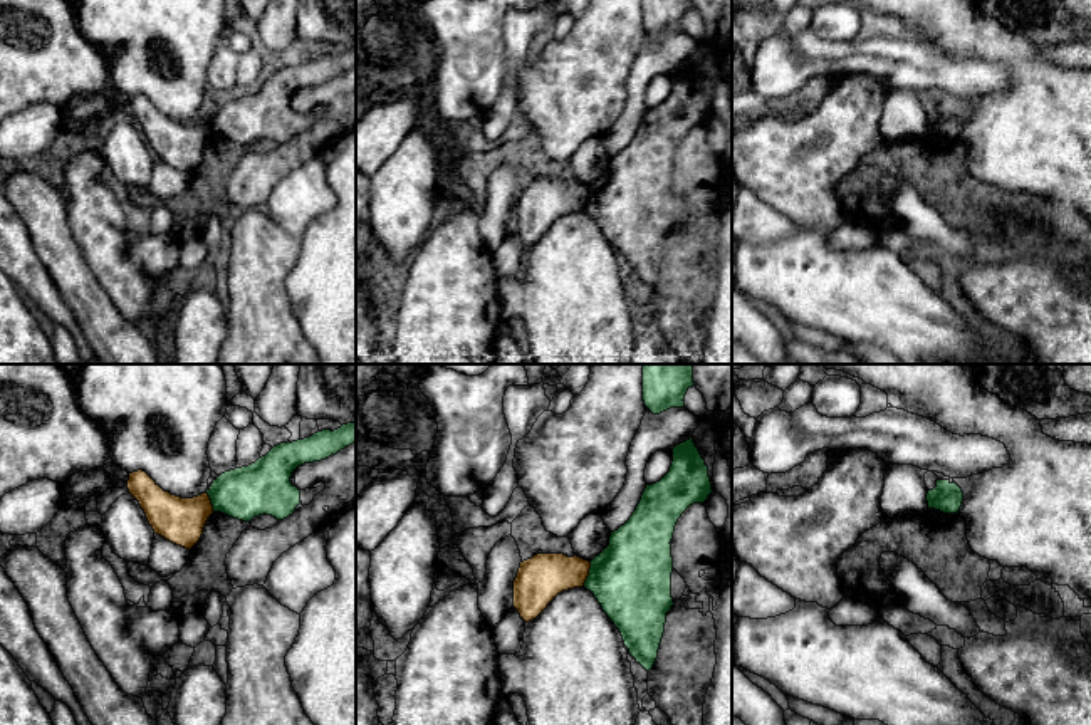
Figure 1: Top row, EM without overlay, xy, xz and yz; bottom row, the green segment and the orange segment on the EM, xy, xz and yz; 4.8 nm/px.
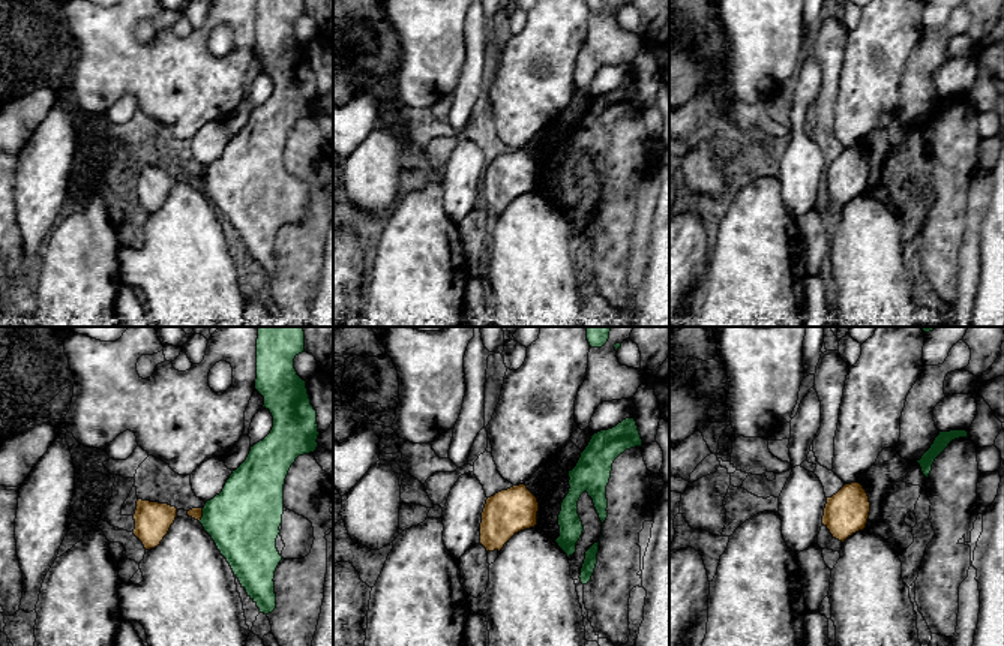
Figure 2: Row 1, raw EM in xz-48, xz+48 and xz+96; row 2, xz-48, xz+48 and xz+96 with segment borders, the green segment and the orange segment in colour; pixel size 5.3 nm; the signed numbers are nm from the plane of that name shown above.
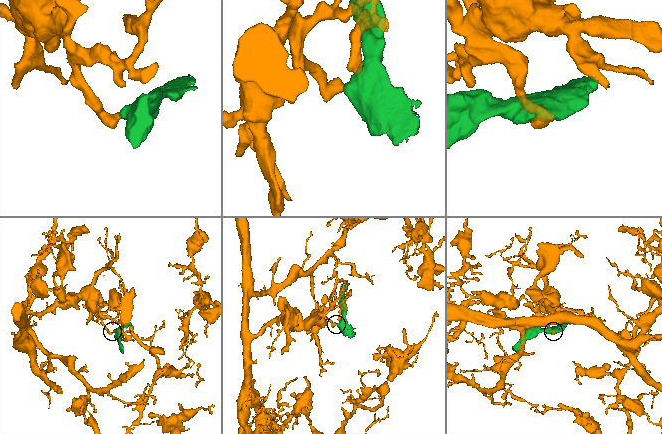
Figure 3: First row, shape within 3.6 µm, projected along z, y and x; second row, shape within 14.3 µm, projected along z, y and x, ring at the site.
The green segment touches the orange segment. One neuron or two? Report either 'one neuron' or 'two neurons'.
two neurons

